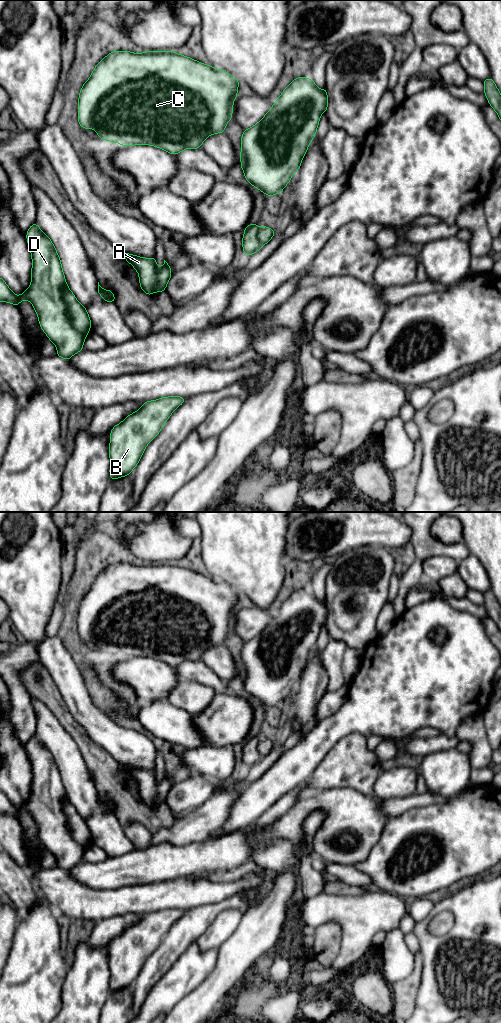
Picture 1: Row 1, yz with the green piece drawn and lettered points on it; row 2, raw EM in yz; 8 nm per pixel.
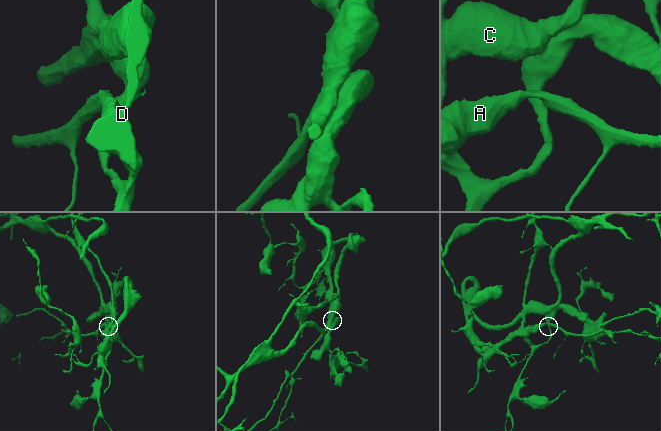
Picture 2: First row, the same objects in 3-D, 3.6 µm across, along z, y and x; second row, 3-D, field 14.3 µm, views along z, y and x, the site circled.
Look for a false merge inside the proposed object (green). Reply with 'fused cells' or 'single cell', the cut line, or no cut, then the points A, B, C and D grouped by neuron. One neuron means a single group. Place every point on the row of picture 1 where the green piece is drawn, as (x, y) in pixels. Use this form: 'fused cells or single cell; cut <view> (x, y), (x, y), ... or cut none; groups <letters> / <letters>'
fused cells; cut yz (64, 281), (61, 293), (66, 316), (76, 330), (86, 334); groups A / B C D

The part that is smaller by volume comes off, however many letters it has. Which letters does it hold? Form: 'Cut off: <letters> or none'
Cut off: A

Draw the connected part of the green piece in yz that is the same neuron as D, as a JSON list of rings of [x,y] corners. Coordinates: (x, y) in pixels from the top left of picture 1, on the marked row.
[[[38,224],[30,226],[26,238],[32,257],[31,285],[20,296],[16,296],[0,278],[0,302],[15,306],[22,300],[31,302],[42,331],[57,347],[56,355],[69,360],[83,350],[87,334],[76,331],[67,317],[67,305],[61,290],[65,276],[60,257]]]

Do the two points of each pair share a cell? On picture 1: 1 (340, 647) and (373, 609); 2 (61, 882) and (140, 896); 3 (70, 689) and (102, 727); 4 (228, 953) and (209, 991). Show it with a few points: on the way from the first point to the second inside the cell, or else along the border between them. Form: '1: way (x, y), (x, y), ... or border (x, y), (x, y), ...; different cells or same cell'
1: border (330, 638), (341, 640), (347, 646); different cells
2: way (81, 899), (120, 899); same cell
3: way (77, 698), (79, 704), (93, 718); same cell
4: way (228, 962), (228, 972), (218, 982); same cell

